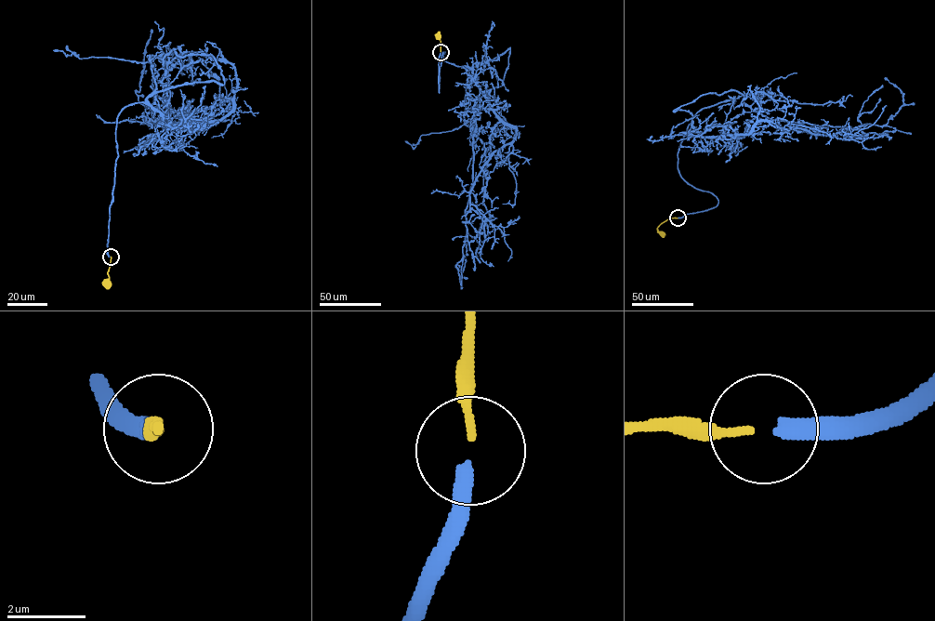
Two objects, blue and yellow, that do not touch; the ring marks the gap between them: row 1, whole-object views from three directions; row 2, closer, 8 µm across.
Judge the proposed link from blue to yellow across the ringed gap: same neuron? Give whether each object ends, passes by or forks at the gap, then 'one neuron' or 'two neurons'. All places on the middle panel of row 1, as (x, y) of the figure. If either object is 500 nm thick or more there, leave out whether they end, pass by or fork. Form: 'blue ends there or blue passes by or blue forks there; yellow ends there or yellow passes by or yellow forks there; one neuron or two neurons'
blue ends there; yellow ends there; two neurons

